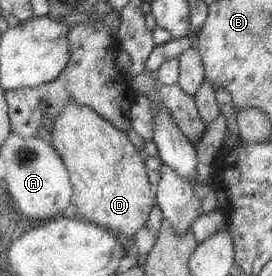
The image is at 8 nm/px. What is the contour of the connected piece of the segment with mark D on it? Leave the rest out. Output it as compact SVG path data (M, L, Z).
M75 103L67 105L52 122L51 142L68 170L73 185L73 204L77 206L75 211L101 228L125 234L127 238L135 240L139 230L146 227L152 208L154 205L157 206L156 189L151 189L148 171L145 169L145 156L137 151L127 138L125 131L113 126L91 107Z

